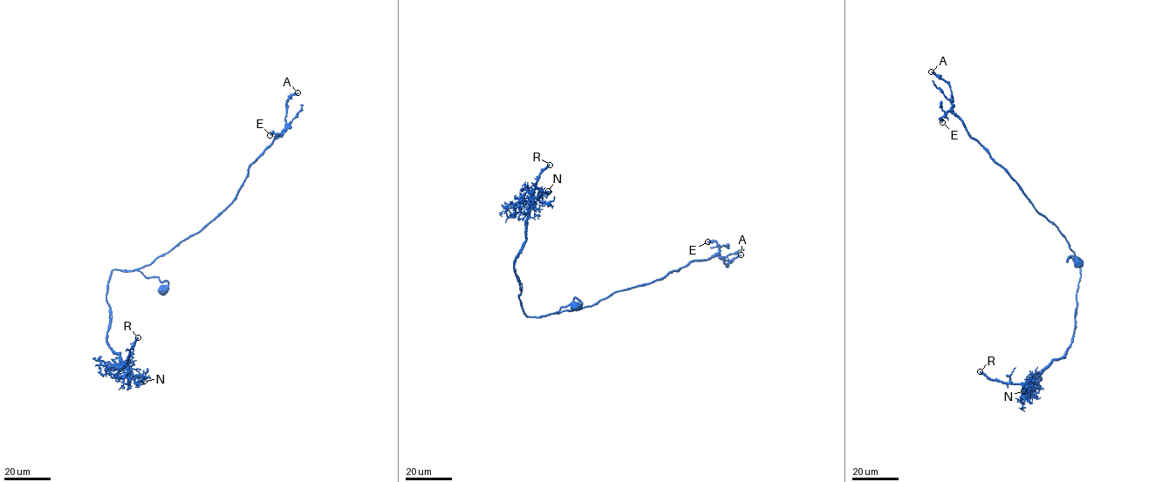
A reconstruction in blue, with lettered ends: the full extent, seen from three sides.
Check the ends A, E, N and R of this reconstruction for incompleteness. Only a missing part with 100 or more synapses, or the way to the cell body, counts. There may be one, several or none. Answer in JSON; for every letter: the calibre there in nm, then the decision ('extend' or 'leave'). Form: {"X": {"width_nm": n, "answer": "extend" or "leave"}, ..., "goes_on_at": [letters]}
{"A": {"width_nm": 190, "answer": "leave"}, "E": {"width_nm": 200, "answer": "leave"}, "N": {"width_nm": 320, "answer": "leave"}, "R": {"width_nm": 320, "answer": "extend"}, "goes_on_at": ["R"]}

